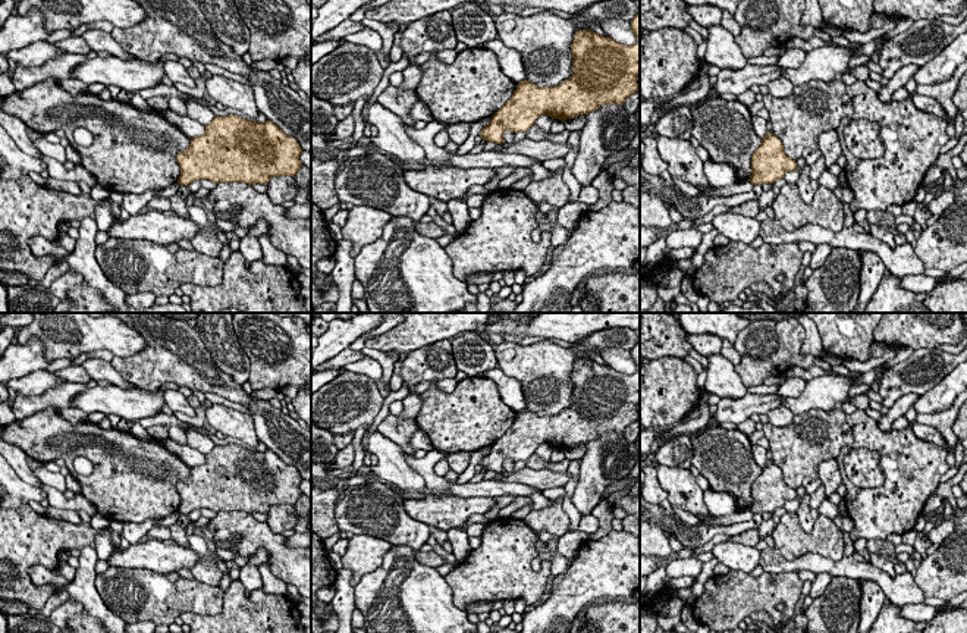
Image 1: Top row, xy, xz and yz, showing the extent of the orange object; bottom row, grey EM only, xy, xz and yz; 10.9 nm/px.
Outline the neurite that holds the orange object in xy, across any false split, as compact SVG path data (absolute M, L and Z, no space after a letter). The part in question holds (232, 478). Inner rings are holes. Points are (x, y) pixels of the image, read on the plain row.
M238 444L214 445L202 464L191 467L176 491L179 514L198 508L219 511L264 513L274 505L293 505L302 491L302 477L276 452L251 451Z

